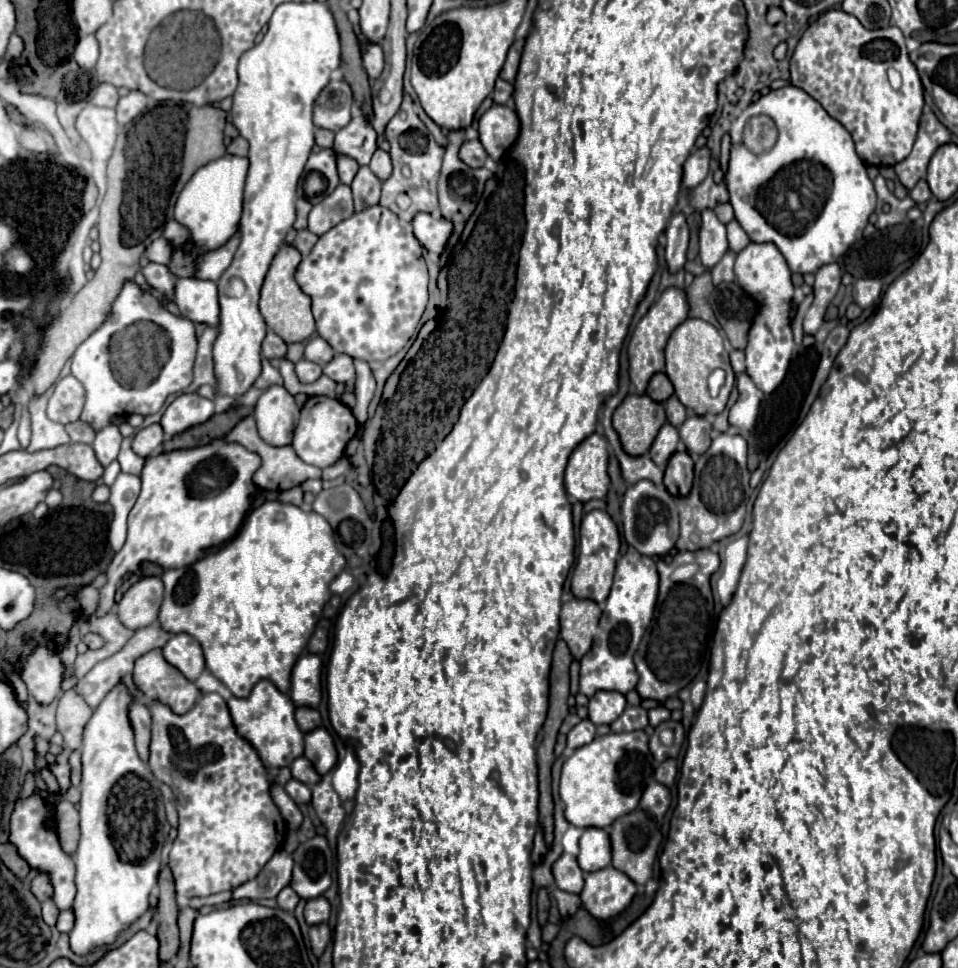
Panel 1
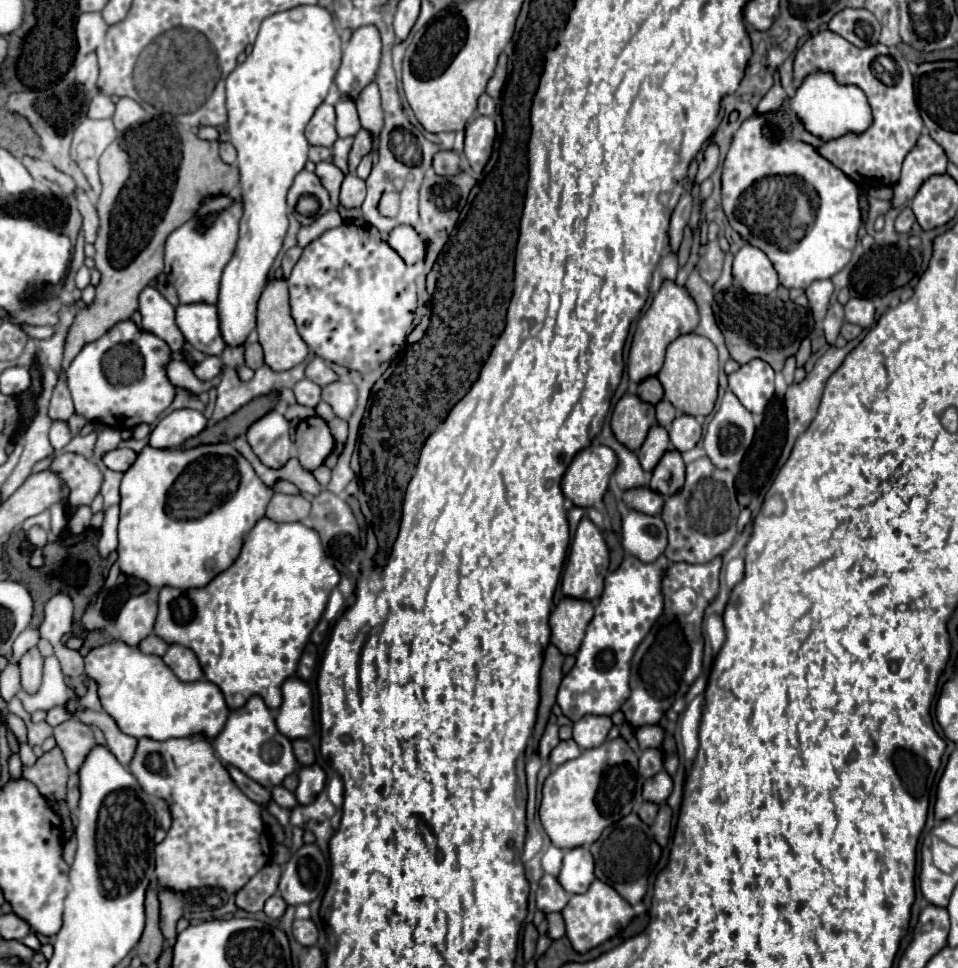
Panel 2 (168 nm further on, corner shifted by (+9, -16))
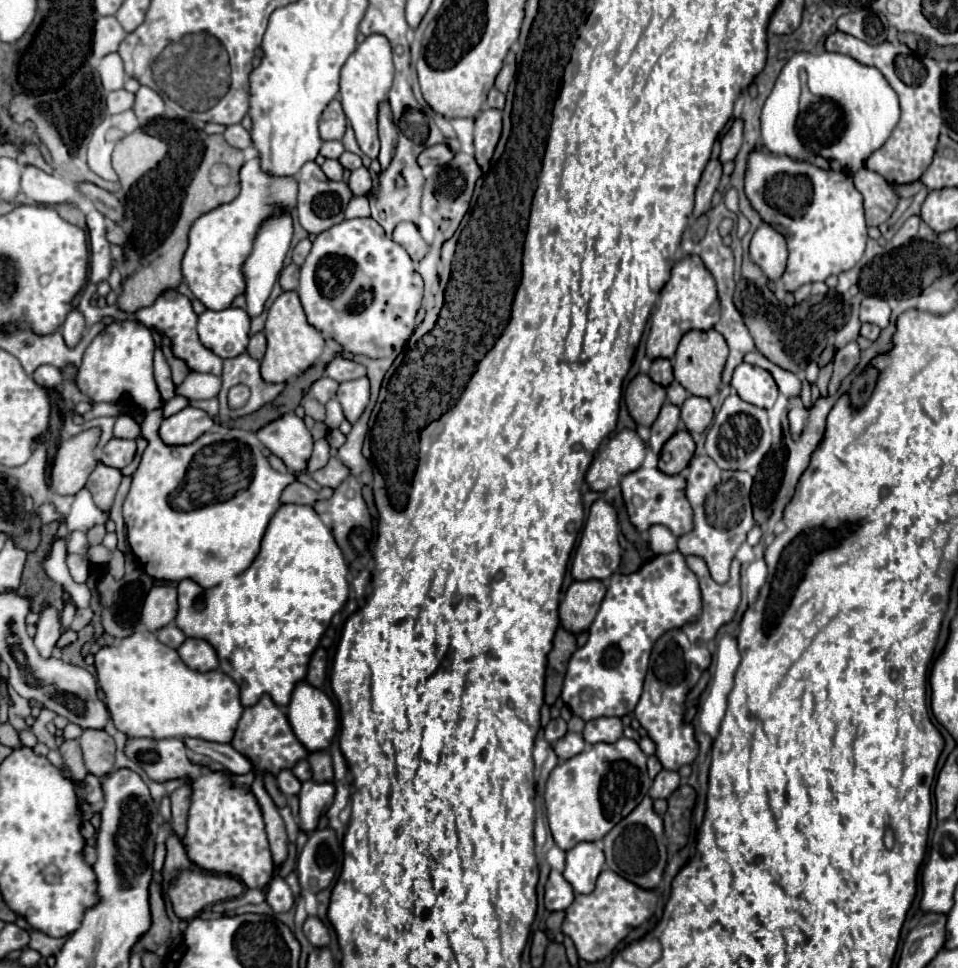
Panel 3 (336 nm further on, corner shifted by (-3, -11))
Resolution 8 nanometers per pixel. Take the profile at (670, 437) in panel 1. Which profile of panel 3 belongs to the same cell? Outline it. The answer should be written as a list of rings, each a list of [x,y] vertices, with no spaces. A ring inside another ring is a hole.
[[[665,403],[657,421],[651,425],[649,447],[655,455],[659,455],[663,445],[677,433],[677,427],[679,427],[679,409],[673,407],[671,403]]]

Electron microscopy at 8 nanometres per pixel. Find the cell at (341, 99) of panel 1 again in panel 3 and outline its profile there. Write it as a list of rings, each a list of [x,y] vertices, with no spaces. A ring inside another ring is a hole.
[[[333,99],[323,111],[321,121],[319,121],[321,139],[343,139],[345,127],[347,127],[347,117],[343,113],[343,107],[339,99]]]

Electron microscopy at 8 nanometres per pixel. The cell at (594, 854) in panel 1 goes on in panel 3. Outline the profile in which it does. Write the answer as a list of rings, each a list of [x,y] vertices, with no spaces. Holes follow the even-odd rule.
[[[579,843],[567,851],[567,865],[563,875],[577,893],[591,893],[603,865],[605,855],[601,843]]]

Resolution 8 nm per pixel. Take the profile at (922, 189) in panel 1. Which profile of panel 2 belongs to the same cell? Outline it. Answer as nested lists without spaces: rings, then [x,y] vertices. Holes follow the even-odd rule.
[[[907,206],[907,208],[897,216],[897,220],[895,220],[895,230],[897,230],[899,234],[907,234],[907,232],[911,230],[913,222],[915,222],[915,216],[913,216],[911,208]]]

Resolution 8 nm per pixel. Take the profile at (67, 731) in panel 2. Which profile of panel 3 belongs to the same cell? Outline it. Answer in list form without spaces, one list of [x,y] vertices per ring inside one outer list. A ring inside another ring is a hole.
[[[83,729],[79,737],[83,749],[85,767],[89,773],[101,777],[107,775],[115,765],[115,741],[103,729]]]

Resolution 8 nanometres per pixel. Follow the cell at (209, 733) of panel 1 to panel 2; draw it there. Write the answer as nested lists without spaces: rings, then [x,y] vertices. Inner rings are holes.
[[[203,736],[171,738],[165,742],[141,738],[137,742],[137,750],[129,764],[129,770],[147,794],[167,800],[171,808],[173,826],[169,828],[165,840],[154,847],[155,872],[163,888],[171,888],[177,892],[195,888],[217,888],[227,894],[235,894],[269,862],[271,842],[261,820],[261,806],[253,804],[253,800],[249,800],[237,788],[237,784],[233,784],[223,762],[213,754],[211,744]]]

